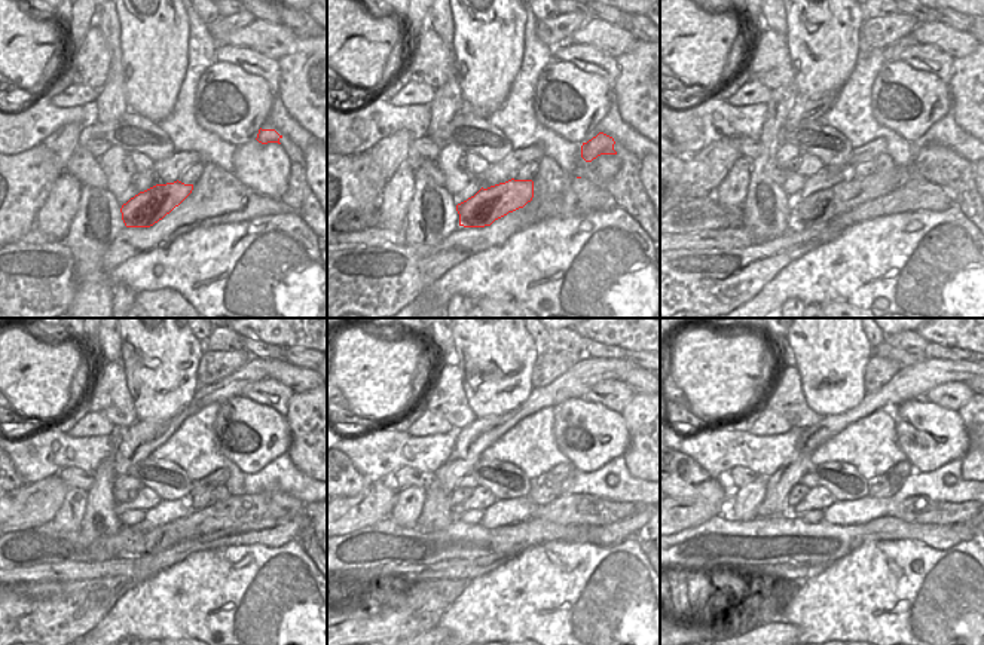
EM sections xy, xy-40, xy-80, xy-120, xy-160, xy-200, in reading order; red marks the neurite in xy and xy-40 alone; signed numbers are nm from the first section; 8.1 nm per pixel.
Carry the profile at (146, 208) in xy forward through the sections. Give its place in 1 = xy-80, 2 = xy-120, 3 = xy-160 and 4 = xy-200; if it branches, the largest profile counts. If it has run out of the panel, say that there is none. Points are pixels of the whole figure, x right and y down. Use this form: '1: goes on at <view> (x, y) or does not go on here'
1: goes on at xy-80 (818, 208)
2: goes on at xy-120 (235, 509)
3: goes on at xy-160 (583, 509)
4: goes on at xy-200 (919, 509)

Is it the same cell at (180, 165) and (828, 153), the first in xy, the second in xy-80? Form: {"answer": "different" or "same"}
{"answer": "different"}

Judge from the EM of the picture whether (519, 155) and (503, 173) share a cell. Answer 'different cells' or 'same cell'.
same cell

